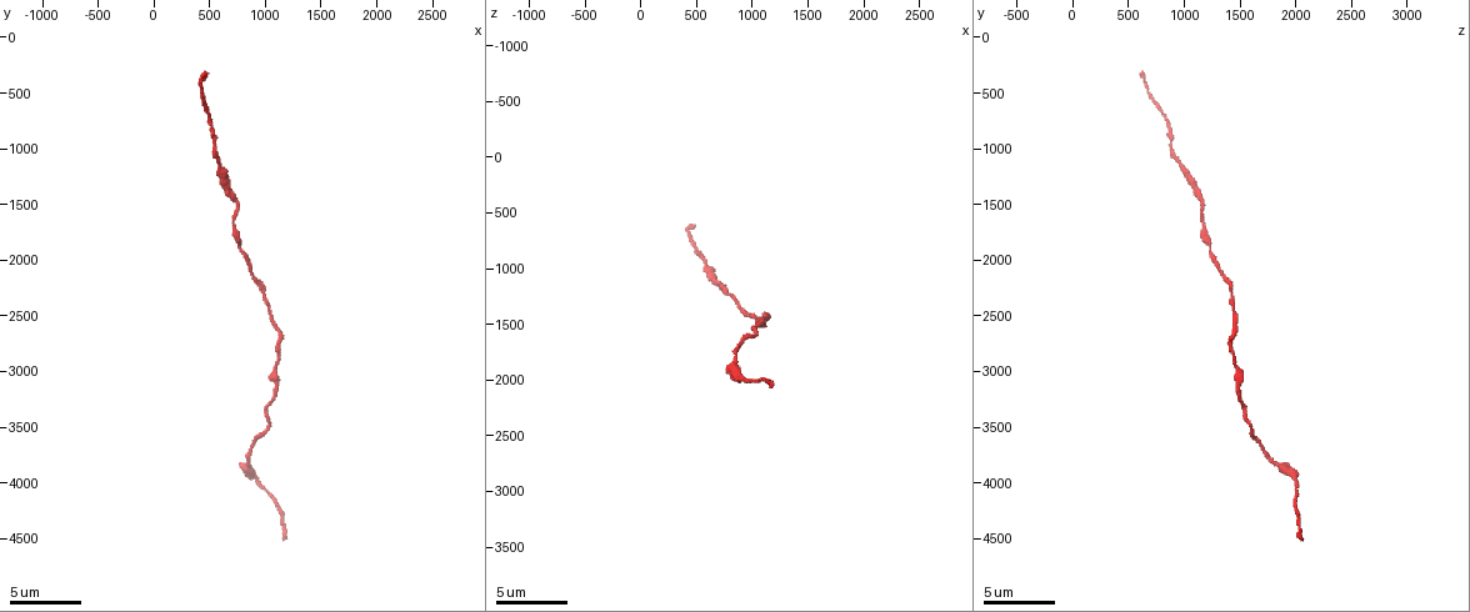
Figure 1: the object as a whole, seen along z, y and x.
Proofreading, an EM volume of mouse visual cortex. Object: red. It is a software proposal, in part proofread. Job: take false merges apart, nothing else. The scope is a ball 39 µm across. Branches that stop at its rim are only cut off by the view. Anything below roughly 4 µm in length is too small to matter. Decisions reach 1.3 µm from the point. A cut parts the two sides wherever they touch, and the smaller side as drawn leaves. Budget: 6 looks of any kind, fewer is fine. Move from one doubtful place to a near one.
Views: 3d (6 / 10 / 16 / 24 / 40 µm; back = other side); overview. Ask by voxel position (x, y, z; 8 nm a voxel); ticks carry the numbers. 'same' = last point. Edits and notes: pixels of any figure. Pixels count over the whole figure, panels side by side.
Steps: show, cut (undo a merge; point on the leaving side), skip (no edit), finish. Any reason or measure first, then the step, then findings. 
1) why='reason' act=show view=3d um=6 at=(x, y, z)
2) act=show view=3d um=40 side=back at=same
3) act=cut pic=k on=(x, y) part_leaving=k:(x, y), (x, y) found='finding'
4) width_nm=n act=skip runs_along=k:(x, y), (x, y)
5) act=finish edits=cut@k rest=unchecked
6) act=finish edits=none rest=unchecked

why='thick turns thin' act=show view=3d um=16 at=(1100, 2920, 1480)

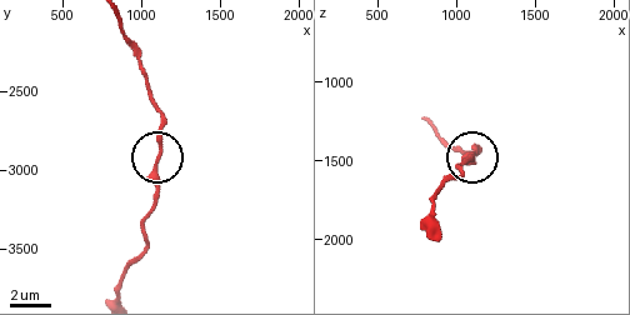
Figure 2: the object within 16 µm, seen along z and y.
act=skip found='one neuron here'

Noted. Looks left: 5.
why='calibre changes' act=show view=3d um=10 at=(940, 3960, 1980)

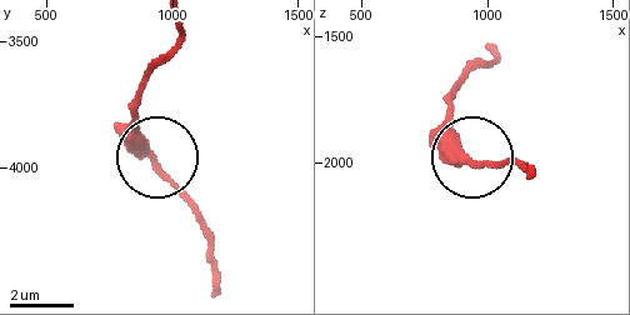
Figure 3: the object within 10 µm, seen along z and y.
act=skip found='continuous, no second neuron'

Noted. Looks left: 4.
why='sudden change in width' act=show view=3d um=10 at=(740, 1460, 1140)

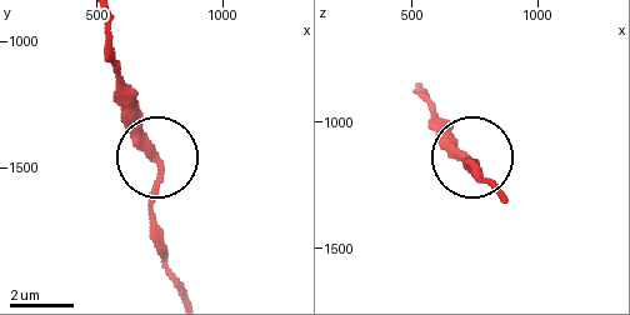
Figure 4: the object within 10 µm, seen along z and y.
why='from behind' act=show view=3d um=10 side=back at=same

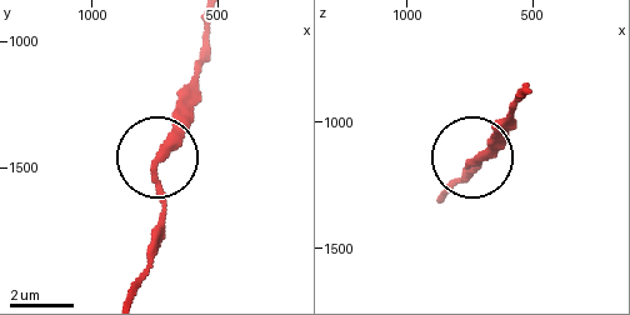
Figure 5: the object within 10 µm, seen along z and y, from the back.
act=skip runs_along=5:(131, 293), (150, 251), (164, 139), (195, 101) found='one neuron here'

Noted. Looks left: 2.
act=finish edits=none rest=unchecked

